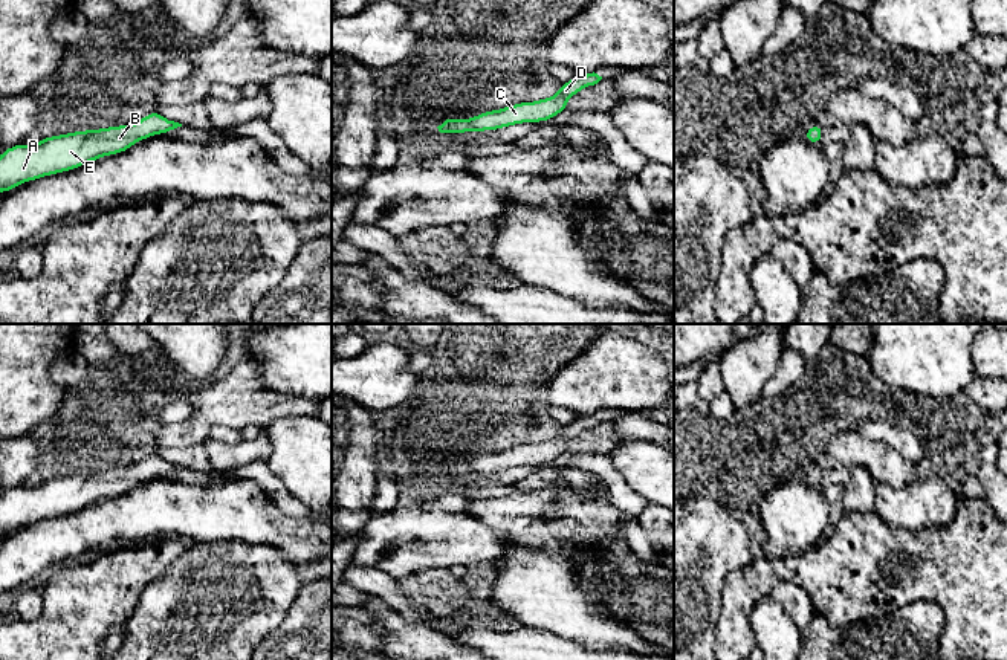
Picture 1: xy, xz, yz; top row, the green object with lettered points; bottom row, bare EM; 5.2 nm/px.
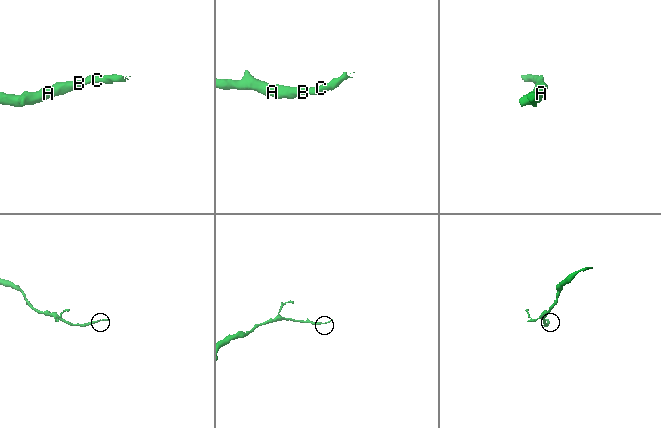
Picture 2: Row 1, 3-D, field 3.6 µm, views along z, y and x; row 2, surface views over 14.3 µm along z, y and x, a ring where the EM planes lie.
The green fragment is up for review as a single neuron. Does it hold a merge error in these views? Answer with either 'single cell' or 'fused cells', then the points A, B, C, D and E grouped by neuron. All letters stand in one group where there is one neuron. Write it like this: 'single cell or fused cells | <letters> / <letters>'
single cell | A B C D E

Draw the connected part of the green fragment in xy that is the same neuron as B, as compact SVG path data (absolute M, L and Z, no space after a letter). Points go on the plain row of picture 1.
M151 454L133 468L72 474L43 480L34 487L20 486L0 497L0 535L50 516L70 513L99 500L119 497L157 475L168 477L182 466Z

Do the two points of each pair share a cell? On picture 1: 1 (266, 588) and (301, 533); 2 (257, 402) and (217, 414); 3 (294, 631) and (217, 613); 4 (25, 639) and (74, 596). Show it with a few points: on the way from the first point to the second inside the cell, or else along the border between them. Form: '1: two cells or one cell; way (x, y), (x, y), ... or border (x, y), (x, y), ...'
1: two cells; border (251, 544), (275, 546), (295, 569)
2: one cell; way (248, 402), (229, 402), (226, 405)
3: two cells; border (297, 596), (284, 619), (257, 643)
4: one cell; way (42, 639), (51, 639), (69, 621), (69, 613)

